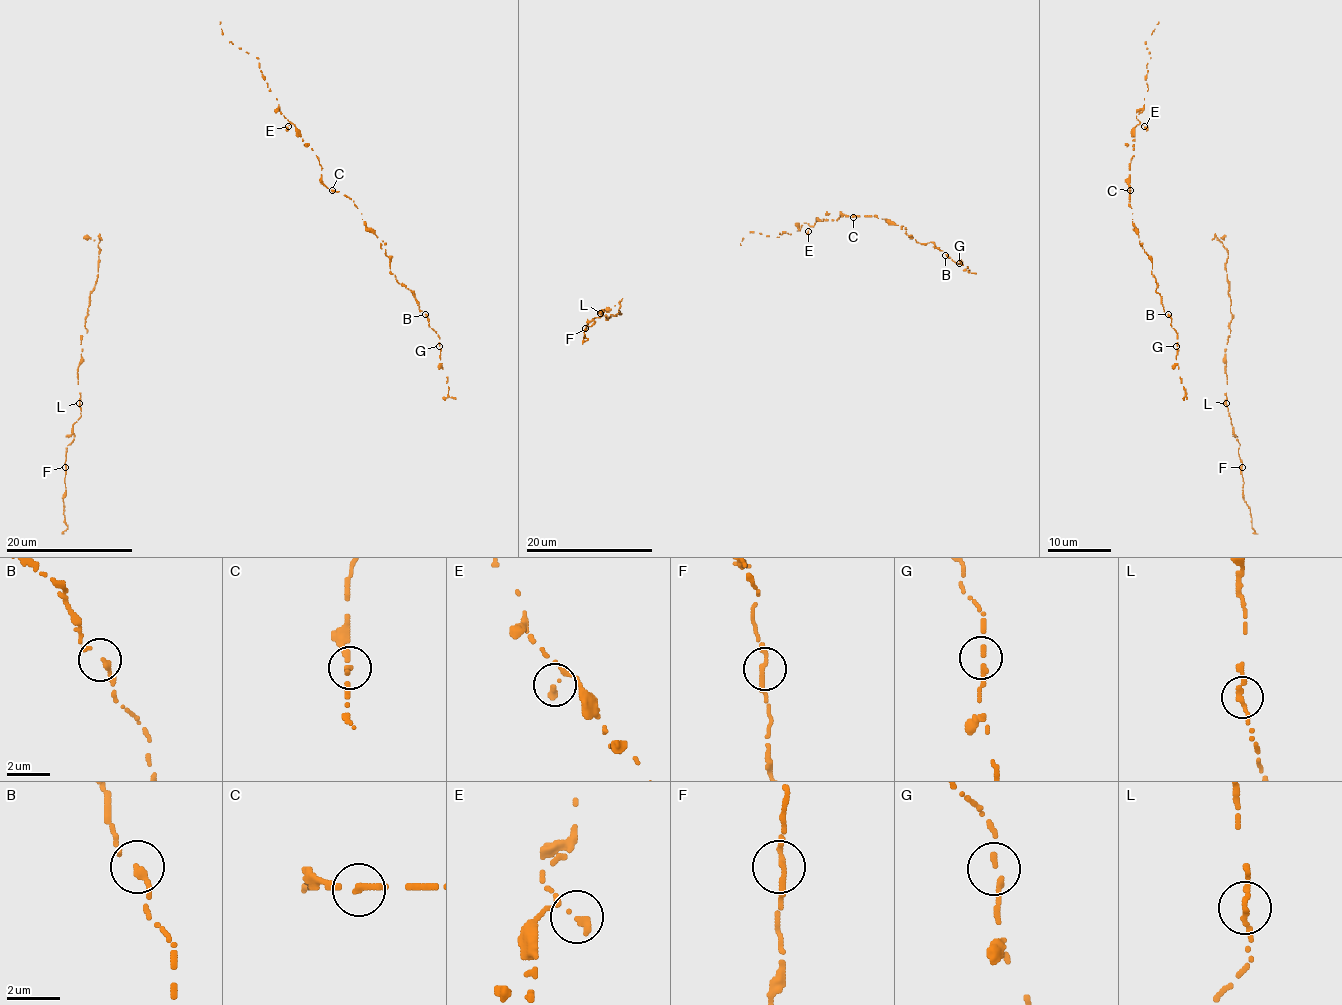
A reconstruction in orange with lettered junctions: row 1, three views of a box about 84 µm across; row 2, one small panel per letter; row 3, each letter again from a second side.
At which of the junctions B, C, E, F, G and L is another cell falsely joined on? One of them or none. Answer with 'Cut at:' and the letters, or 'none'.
Cut at: none

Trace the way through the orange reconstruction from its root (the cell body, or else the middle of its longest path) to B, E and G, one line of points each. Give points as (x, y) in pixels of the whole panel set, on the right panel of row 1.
B: (1128, 180), (1132, 223), (1151, 258), (1156, 290), (1168, 314)
E: (1128, 180), (1133, 129), (1140, 123), (1144, 126)
G: (1128, 180), (1132, 223), (1151, 258), (1151, 274), (1176, 332), (1176, 346)

